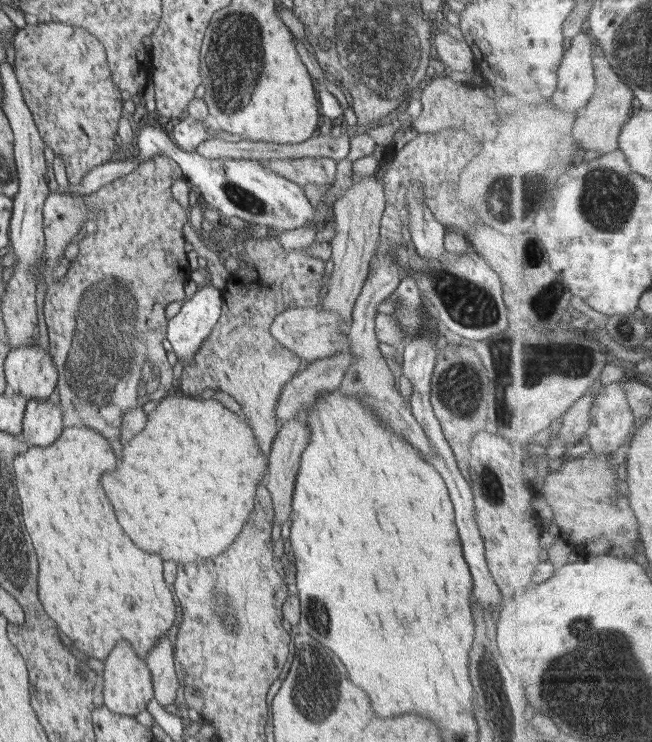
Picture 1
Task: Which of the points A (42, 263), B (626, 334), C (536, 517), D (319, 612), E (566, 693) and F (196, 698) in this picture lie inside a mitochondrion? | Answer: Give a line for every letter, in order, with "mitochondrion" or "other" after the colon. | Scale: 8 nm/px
A: other
B: other
C: other
D: mitochondrion
E: mitochondrion
F: other

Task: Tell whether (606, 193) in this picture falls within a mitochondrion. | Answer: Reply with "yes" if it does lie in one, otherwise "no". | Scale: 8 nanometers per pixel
yes

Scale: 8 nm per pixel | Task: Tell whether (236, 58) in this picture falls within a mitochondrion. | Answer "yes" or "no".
yes

